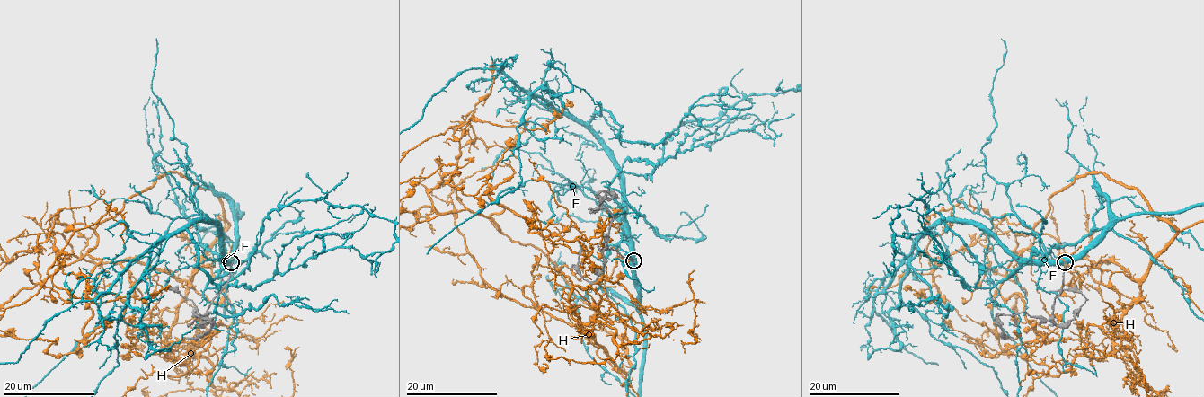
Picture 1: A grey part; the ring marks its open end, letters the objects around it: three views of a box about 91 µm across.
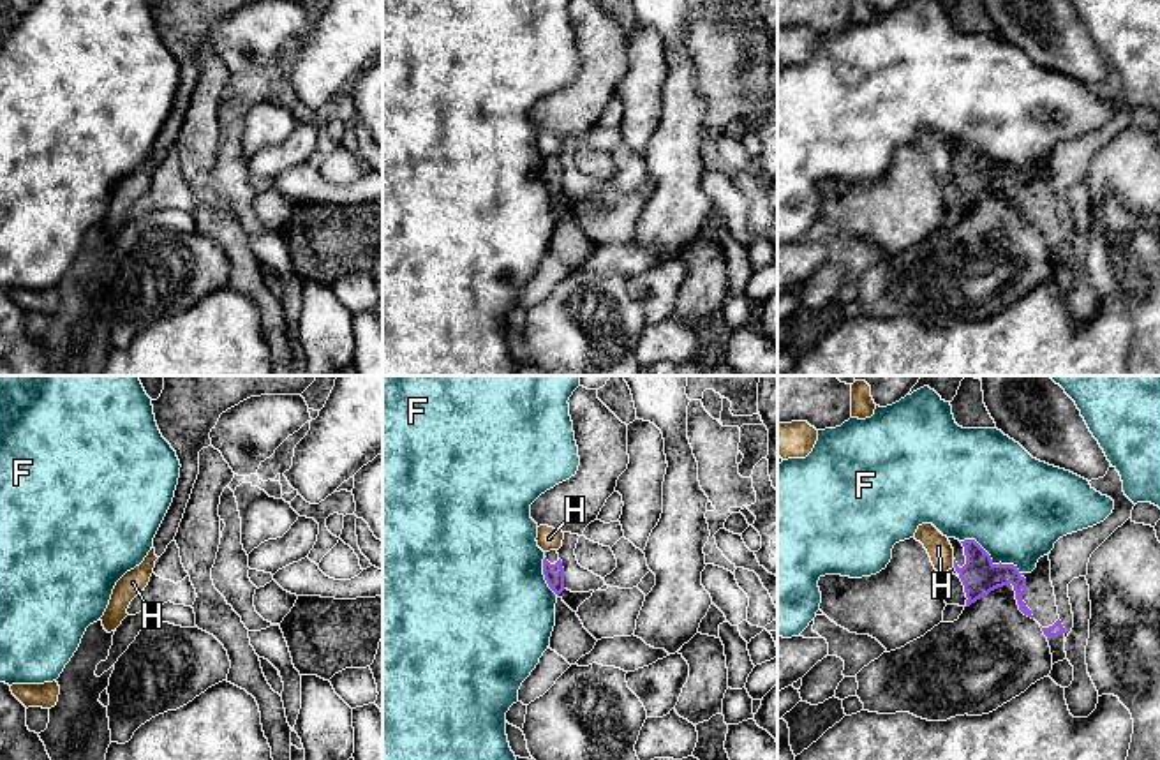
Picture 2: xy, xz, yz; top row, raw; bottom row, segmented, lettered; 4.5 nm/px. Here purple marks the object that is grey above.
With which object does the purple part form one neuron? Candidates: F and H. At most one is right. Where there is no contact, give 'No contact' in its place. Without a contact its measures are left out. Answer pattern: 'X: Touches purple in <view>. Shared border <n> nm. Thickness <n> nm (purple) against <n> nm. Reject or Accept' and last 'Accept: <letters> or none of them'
F: Touches purple in yz. Shared border 320 nm. Thickness 170 nm (purple) against 460 nm. Reject
H: Touches purple in yz. Shared border 40 nm. Thickness 170 nm (purple) against 120 nm. Reject
Accept: none of them

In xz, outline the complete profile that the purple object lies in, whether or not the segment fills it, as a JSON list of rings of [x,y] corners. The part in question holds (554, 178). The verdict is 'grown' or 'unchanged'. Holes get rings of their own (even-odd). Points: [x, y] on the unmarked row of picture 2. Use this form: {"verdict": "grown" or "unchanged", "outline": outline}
{"verdict": "grown", "outline": [[[557,155],[547,157],[543,164],[543,180],[548,192],[559,201],[564,196],[564,173]]]}

